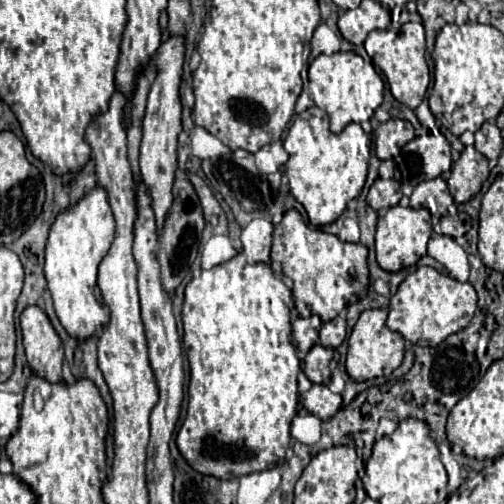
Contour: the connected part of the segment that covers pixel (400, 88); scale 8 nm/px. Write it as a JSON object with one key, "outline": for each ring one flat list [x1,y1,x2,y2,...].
{"outline":[[404,23,398,29,372,31,364,41,364,48,374,65,380,67,380,71,388,79,394,99,404,103,410,109,416,109,422,103,430,82,430,71,426,63,426,39,424,39,422,23]]}

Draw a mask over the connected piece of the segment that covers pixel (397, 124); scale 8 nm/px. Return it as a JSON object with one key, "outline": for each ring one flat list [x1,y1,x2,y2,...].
{"outline":[[390,119,374,131,373,141,378,159,393,159,406,143,414,139,414,127,404,119]]}

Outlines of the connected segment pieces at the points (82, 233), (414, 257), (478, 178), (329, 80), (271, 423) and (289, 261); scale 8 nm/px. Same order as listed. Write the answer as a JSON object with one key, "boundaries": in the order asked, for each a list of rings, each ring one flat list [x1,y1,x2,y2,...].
{"boundaries":[[[94,187,80,203,72,209,60,213,50,227,50,237,46,243,46,265,44,275,48,289,54,299,54,311,70,337,84,343,96,335,110,321,110,311,102,303,96,287,96,273,102,257,108,253,114,241,114,217,108,205,106,191]],[[400,205,386,209,380,215,378,229,376,229,378,265,388,273,396,273,416,265,418,259,426,253,426,243,430,235,432,235,432,225,430,225,430,213,426,209,412,209,412,207,400,207]],[[472,145,466,147,460,159,452,165,452,175,448,179,448,189,454,201,466,203,474,195,478,195,488,173,490,173,488,159,482,153,478,153]],[[338,51,334,55,318,55,308,68,308,93,314,103,328,113,330,131,340,133,348,123,364,123,382,103,384,81,372,63,366,63,354,51]],[[242,253,224,265,202,271,186,285,182,321,184,347,190,361,190,399,176,445,190,467,204,475,238,479,254,471,266,471,276,467,290,447,290,423,298,409,296,377,300,373,300,359,292,345,290,307,284,295,288,295,288,289,274,277,270,265,248,265]],[[296,209,288,211,274,227,270,257,272,261,280,263,284,275,294,281,294,305,302,317,318,315,326,323,332,321,350,303,364,299,370,287,366,255,368,249,360,243,344,243,336,235,310,229]]]}

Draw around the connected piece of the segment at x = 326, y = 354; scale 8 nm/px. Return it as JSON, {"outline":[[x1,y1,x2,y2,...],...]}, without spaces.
{"outline":[[314,345,306,359,304,359,304,375,312,381,312,383,328,383,328,373,330,373,330,361,332,361,332,349,326,349,322,345]]}

